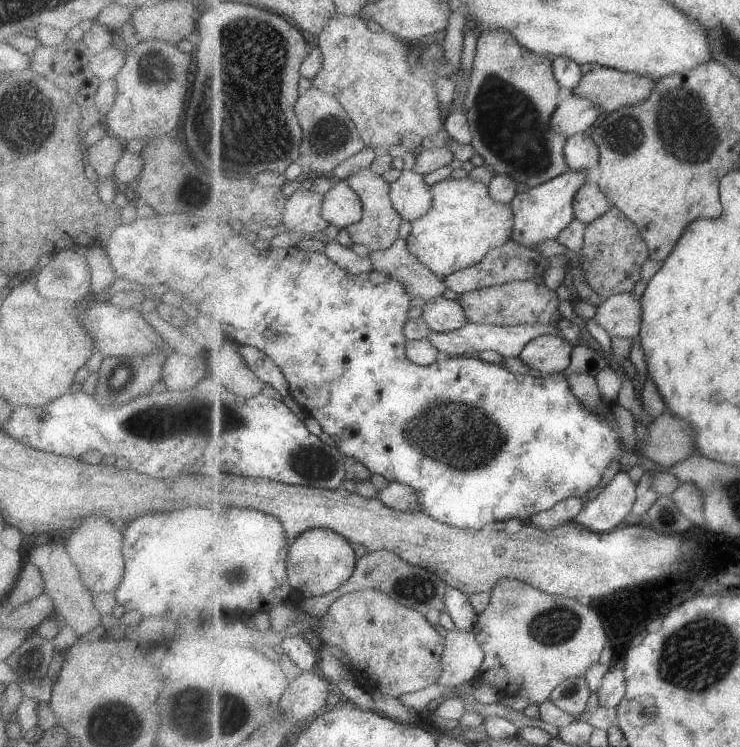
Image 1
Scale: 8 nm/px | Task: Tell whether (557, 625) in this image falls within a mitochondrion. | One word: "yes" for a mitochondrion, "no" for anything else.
yes

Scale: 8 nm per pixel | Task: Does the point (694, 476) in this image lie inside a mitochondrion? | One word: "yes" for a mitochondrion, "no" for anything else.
no

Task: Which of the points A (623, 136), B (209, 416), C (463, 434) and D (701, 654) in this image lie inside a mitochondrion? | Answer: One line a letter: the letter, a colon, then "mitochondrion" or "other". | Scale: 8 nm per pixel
A: mitochondrion
B: mitochondrion
C: mitochondrion
D: mitochondrion

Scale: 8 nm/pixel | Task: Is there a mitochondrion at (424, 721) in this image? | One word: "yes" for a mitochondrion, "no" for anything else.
no

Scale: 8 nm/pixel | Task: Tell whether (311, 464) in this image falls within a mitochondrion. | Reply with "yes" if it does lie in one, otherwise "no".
yes

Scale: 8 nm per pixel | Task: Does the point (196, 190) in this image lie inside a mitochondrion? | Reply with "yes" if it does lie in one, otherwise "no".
yes

